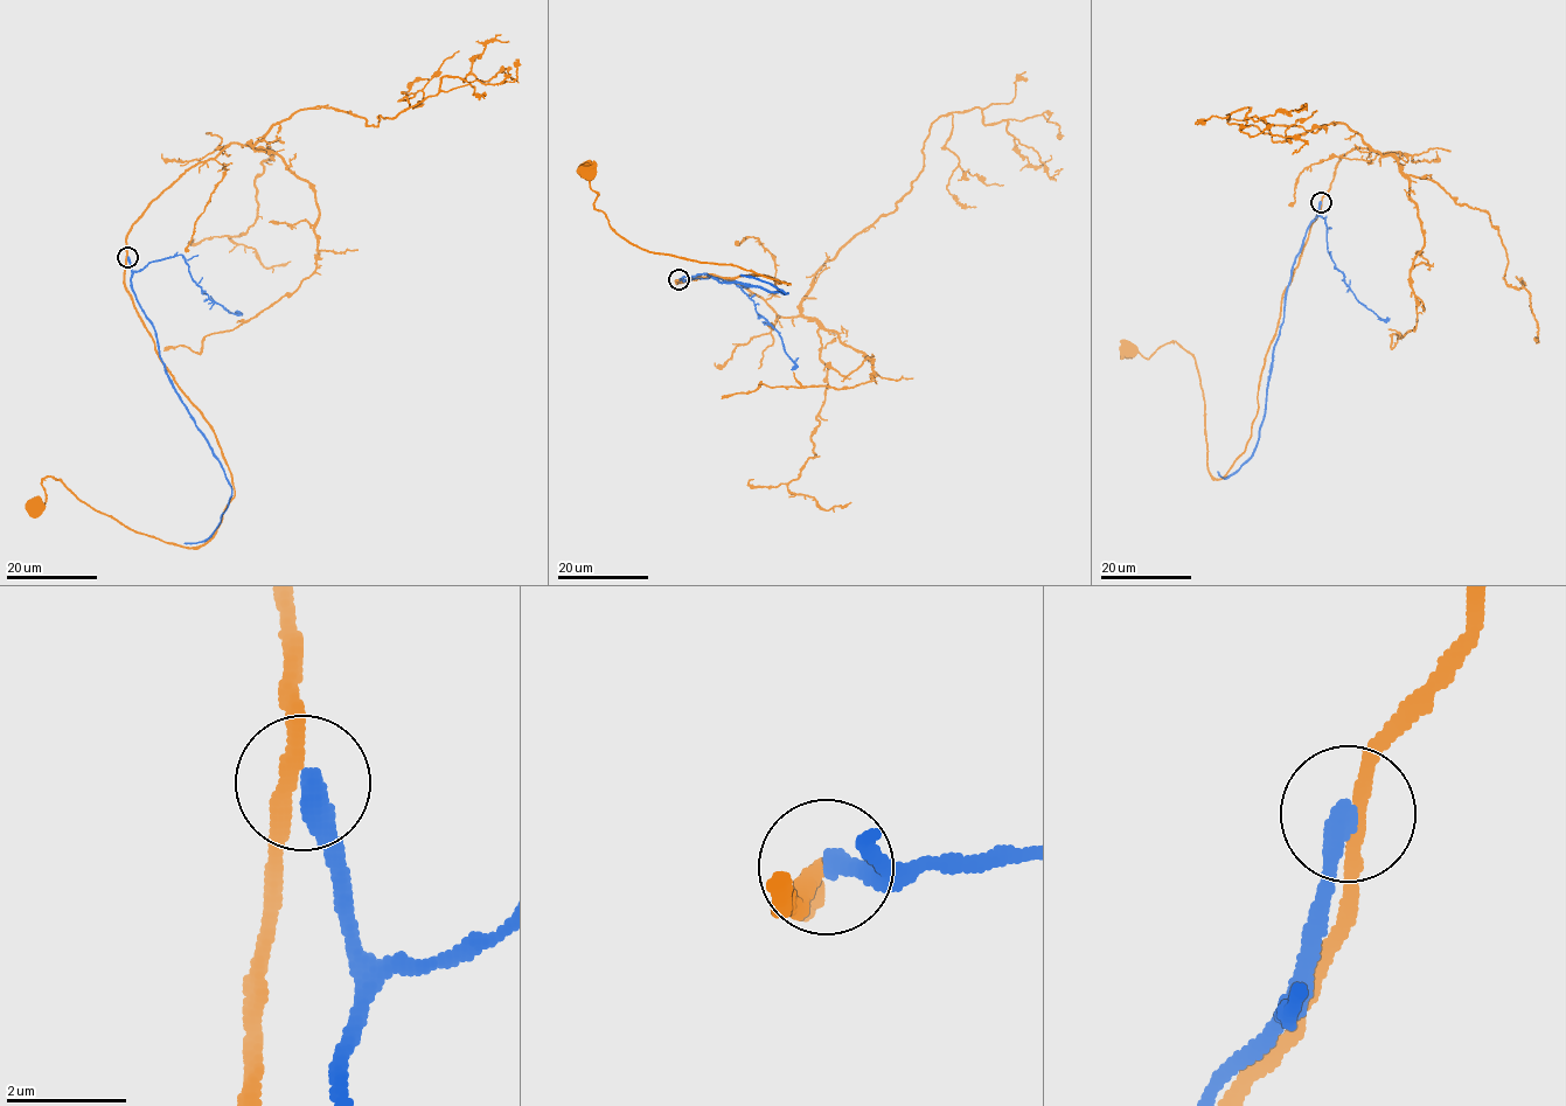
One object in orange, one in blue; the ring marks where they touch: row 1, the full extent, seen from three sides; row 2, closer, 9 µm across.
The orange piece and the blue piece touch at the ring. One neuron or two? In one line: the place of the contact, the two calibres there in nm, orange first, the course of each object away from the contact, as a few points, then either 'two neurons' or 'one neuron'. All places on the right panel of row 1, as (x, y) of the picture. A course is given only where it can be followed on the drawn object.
(1321, 202) | 240/360 nm | orange via (1321, 201), (1227, 473), (1208, 468), (1196, 360), (1175, 341), (1148, 359), (1130, 349) | blue via (1321, 202), (1293, 264), (1285, 317), (1274, 345), (1265, 418), (1253, 453), (1226, 477), (1217, 471) | two neurons

